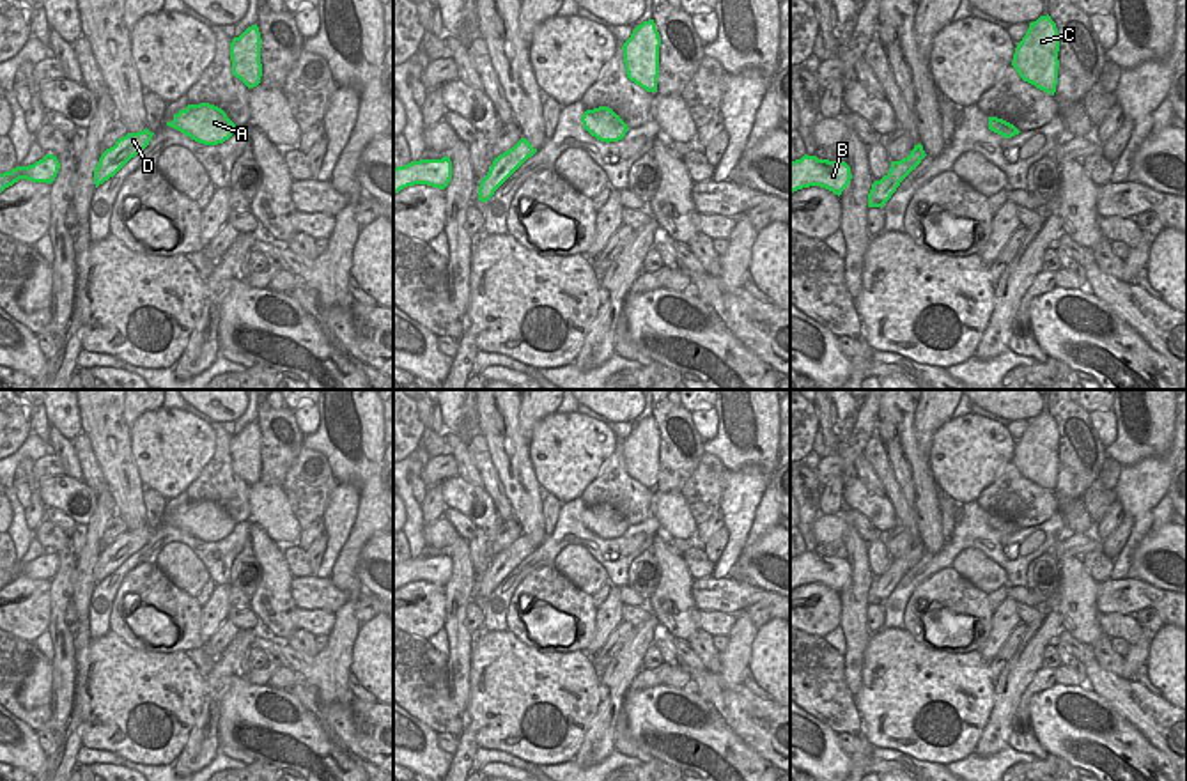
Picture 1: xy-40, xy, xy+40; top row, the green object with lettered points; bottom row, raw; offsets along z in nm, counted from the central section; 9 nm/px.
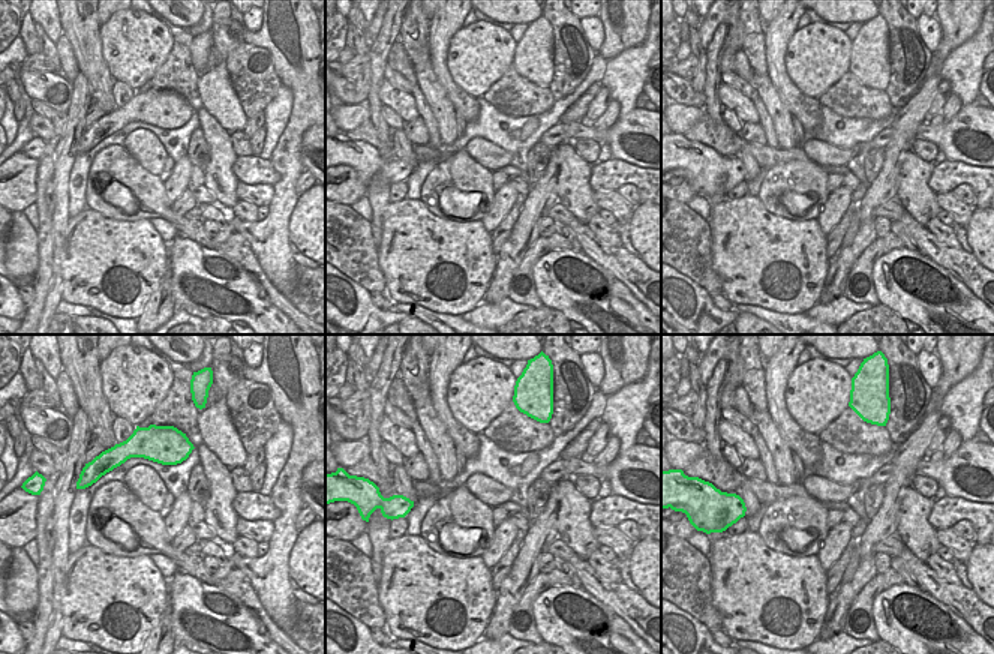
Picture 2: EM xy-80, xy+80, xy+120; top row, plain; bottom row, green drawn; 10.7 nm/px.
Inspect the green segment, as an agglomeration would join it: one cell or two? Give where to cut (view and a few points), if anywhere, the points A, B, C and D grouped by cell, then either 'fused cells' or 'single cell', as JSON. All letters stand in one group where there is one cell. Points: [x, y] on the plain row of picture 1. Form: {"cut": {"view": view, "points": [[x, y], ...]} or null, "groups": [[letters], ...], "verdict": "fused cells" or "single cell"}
{"cut": null, "groups": [["A", "B", "C", "D"]], "verdict": "single cell"}

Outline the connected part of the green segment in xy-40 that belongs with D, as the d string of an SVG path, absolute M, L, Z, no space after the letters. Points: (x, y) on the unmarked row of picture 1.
M147 524L138 530L128 530L113 544L106 545L94 565L96 584L113 574L131 554L140 551L149 542L152 531Z

